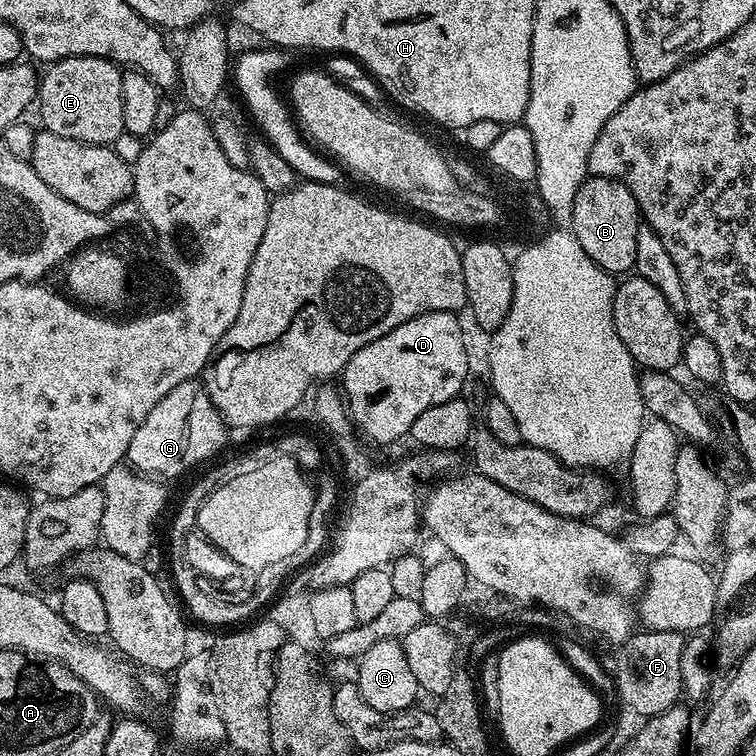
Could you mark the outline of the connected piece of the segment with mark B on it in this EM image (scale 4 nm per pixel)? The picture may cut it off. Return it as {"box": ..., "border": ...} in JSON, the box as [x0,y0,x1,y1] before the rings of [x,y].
{"box":[570,176,642,274],"border":[[[588,176],[581,182],[578,194],[574,194],[570,230],[598,267],[613,274],[631,273],[636,266],[634,249],[641,227],[642,217],[636,196],[630,194],[623,180]]]}

